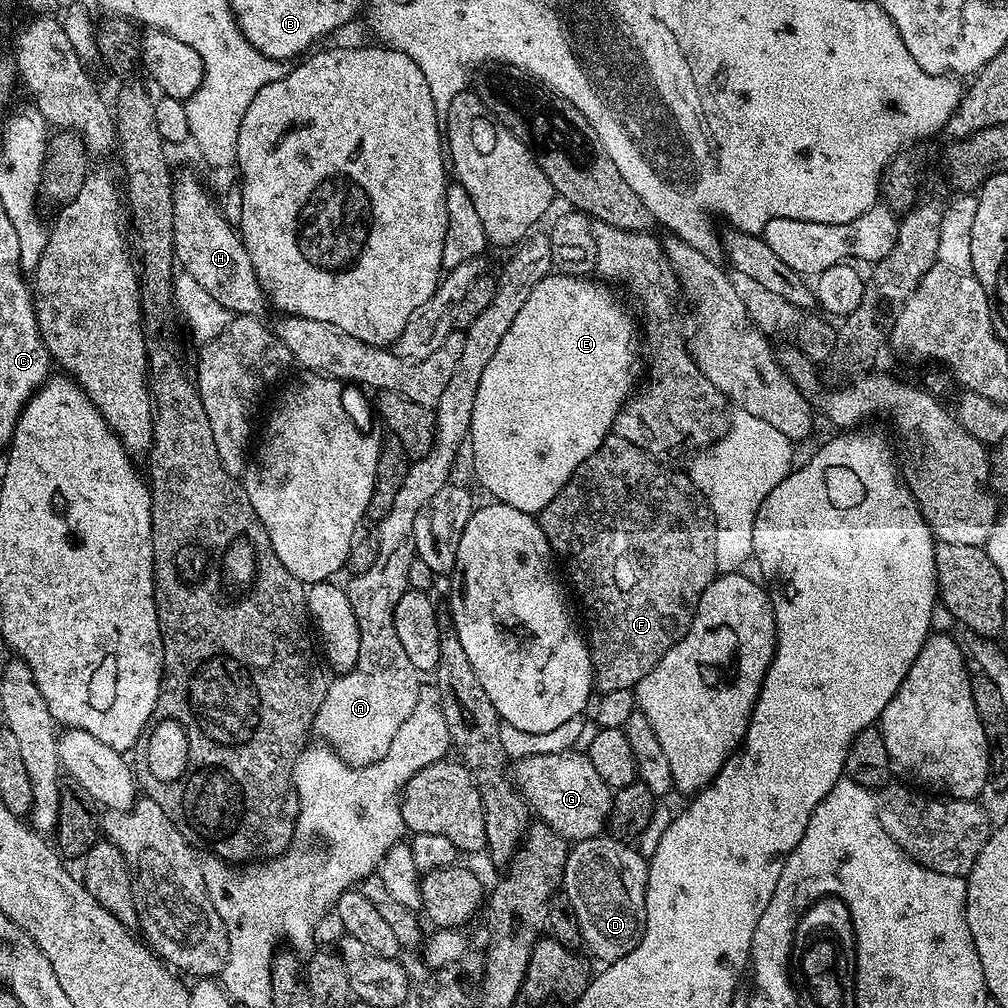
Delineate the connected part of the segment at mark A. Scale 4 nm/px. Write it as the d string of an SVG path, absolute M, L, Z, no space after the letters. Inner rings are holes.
M532 234L527 237L511 253L512 257L508 260L508 265L501 270L500 276L495 277L496 289L494 290L494 299L490 306L478 314L463 329L464 341L462 342L462 355L458 358L458 367L454 369L454 374L450 378L450 383L446 385L446 390L442 390L442 398L438 398L435 406L436 413L436 437L430 446L430 450L425 456L413 459L406 470L406 478L402 482L402 487L398 490L398 495L390 506L390 510L382 517L379 517L375 525L376 537L378 538L378 558L374 558L374 566L370 570L355 573L351 577L352 581L346 584L346 591L350 598L350 606L354 606L354 618L358 618L358 630L360 631L360 645L358 646L358 662L349 672L337 675L331 681L326 690L326 698L318 710L318 714L312 723L312 732L320 735L325 745L331 748L333 752L338 753L347 764L354 768L365 768L367 764L373 764L381 760L390 750L390 742L394 742L394 734L402 730L402 722L414 714L414 706L420 697L422 687L422 673L416 669L414 662L410 662L410 657L402 647L402 642L398 639L398 630L394 630L394 606L398 606L398 598L409 591L408 579L410 578L410 562L417 559L416 547L414 546L414 518L418 518L418 510L438 494L453 479L452 467L456 464L456 455L460 452L460 447L465 447L472 430L472 419L474 418L474 398L478 398L478 382L482 382L482 374L486 371L486 365L490 363L490 357L494 355L494 350L498 350L498 342L502 342L506 330L514 323L514 317L518 315L518 310L522 310L526 298L530 298L530 290L542 282L553 271L552 263L552 241L547 235L536 236Z

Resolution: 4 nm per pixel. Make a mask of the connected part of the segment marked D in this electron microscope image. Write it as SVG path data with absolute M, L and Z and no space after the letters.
M601 834L599 836L591 836L589 840L578 840L571 845L568 853L568 861L566 862L564 881L562 885L563 895L568 895L566 901L567 907L570 909L578 929L579 937L588 943L588 948L603 962L611 962L622 958L626 954L630 954L630 950L634 950L634 946L638 946L638 942L642 942L644 937L644 927L646 926L646 892L648 890L648 860L645 857L640 857L634 849L628 844L623 844L620 840L611 840L608 834Z

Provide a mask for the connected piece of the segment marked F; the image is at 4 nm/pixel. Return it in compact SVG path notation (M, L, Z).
M609 434L602 442L602 446L598 446L598 450L594 450L594 454L590 454L590 458L586 458L586 462L578 466L578 470L574 470L574 474L564 483L560 493L538 514L542 534L546 534L553 553L559 557L562 564L562 559L564 559L564 564L568 567L568 576L572 579L577 594L580 595L580 604L584 607L585 618L588 619L586 639L592 649L592 679L595 691L600 694L627 688L635 689L636 683L646 678L646 674L650 674L650 670L654 670L658 662L662 662L662 654L666 654L666 650L670 650L682 639L686 630L690 630L690 622L698 610L698 602L706 586L710 586L710 582L718 575L714 550L714 534L716 533L714 514L706 498L698 490L698 486L694 486L691 475L687 471L675 472L672 468L675 467L638 450L634 442L626 442L626 438L618 438L614 434Z

